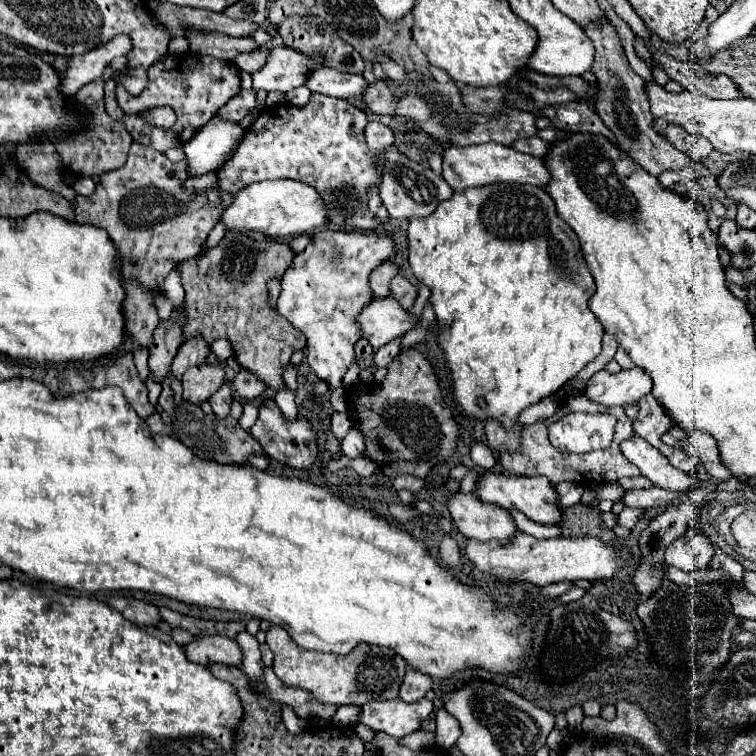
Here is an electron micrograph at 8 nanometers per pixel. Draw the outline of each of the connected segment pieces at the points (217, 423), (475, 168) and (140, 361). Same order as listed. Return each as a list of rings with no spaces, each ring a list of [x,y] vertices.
[[[172,373],[164,379],[162,383],[162,393],[158,399],[160,407],[170,415],[172,419],[172,427],[174,433],[178,435],[178,439],[194,451],[196,457],[204,459],[204,461],[216,461],[216,463],[234,463],[234,465],[248,465],[248,459],[252,455],[266,455],[262,451],[262,445],[240,427],[240,423],[234,417],[226,417],[226,419],[218,419],[216,415],[204,415],[204,411],[188,401],[182,401],[182,387],[180,381],[172,379]]]
[[[486,143],[486,145],[452,145],[446,149],[444,163],[442,163],[442,177],[454,191],[462,191],[468,187],[482,187],[490,183],[528,183],[536,187],[546,187],[550,181],[550,171],[546,163],[534,155],[520,153],[512,147],[502,147],[500,143]]]
[[[138,349],[138,351],[134,353],[134,365],[136,365],[136,369],[138,369],[140,381],[146,381],[148,375],[150,375],[146,361],[148,361],[148,349]]]

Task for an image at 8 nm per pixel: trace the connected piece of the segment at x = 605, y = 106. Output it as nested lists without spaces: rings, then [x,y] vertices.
[[[602,19],[602,21],[590,21],[590,27],[586,27],[586,35],[592,39],[596,47],[596,61],[592,67],[592,73],[598,79],[598,101],[596,101],[596,113],[600,119],[614,131],[616,139],[620,141],[620,147],[632,155],[650,175],[658,177],[660,173],[668,169],[680,169],[680,165],[690,165],[692,159],[678,151],[674,145],[670,145],[662,135],[658,135],[652,129],[652,113],[650,113],[650,103],[648,103],[648,93],[646,93],[646,83],[642,77],[638,77],[624,53],[624,47],[620,43],[616,27]]]

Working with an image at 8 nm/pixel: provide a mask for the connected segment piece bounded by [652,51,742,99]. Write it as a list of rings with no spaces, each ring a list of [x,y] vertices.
[[[652,51],[652,55],[666,69],[668,77],[682,83],[688,91],[696,91],[710,99],[742,99],[740,87],[722,73],[710,73],[694,61],[680,63],[658,51]]]

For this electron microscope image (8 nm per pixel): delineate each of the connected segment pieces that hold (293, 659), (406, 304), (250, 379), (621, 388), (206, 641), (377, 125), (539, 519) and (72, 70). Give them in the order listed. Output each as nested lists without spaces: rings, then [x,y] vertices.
[[[270,625],[266,631],[266,643],[274,653],[274,673],[286,685],[310,691],[318,703],[364,705],[374,699],[394,699],[398,697],[406,673],[406,661],[400,655],[388,647],[370,643],[358,643],[348,655],[308,651],[300,647],[284,627],[278,625]]]
[[[396,275],[392,281],[390,281],[390,295],[404,307],[404,309],[410,309],[414,299],[416,299],[416,287],[402,275]]]
[[[240,369],[240,371],[236,373],[234,381],[232,381],[232,389],[236,391],[236,397],[238,397],[240,401],[246,401],[246,403],[248,403],[248,401],[258,399],[258,397],[264,393],[266,385],[260,383],[258,379],[254,379],[254,375],[250,375],[250,371]]]
[[[632,367],[618,375],[610,375],[606,369],[598,371],[588,381],[584,395],[586,399],[606,407],[626,407],[638,405],[650,391],[652,379],[640,367]]]
[[[194,637],[194,641],[184,645],[184,653],[190,661],[206,663],[232,663],[240,665],[242,653],[234,639],[226,637]]]
[[[370,121],[366,125],[366,139],[368,139],[370,147],[382,149],[394,141],[394,133],[386,125],[382,125],[380,121]]]
[[[484,473],[476,481],[476,497],[484,503],[494,503],[502,509],[522,511],[528,519],[544,525],[554,525],[560,521],[562,509],[556,505],[556,491],[546,477],[516,477],[502,473]]]
[[[116,35],[108,43],[84,53],[84,55],[74,55],[70,59],[70,67],[64,71],[62,79],[62,91],[66,95],[74,95],[80,87],[86,83],[98,79],[104,71],[104,67],[118,55],[128,55],[132,51],[132,39],[128,35]]]

